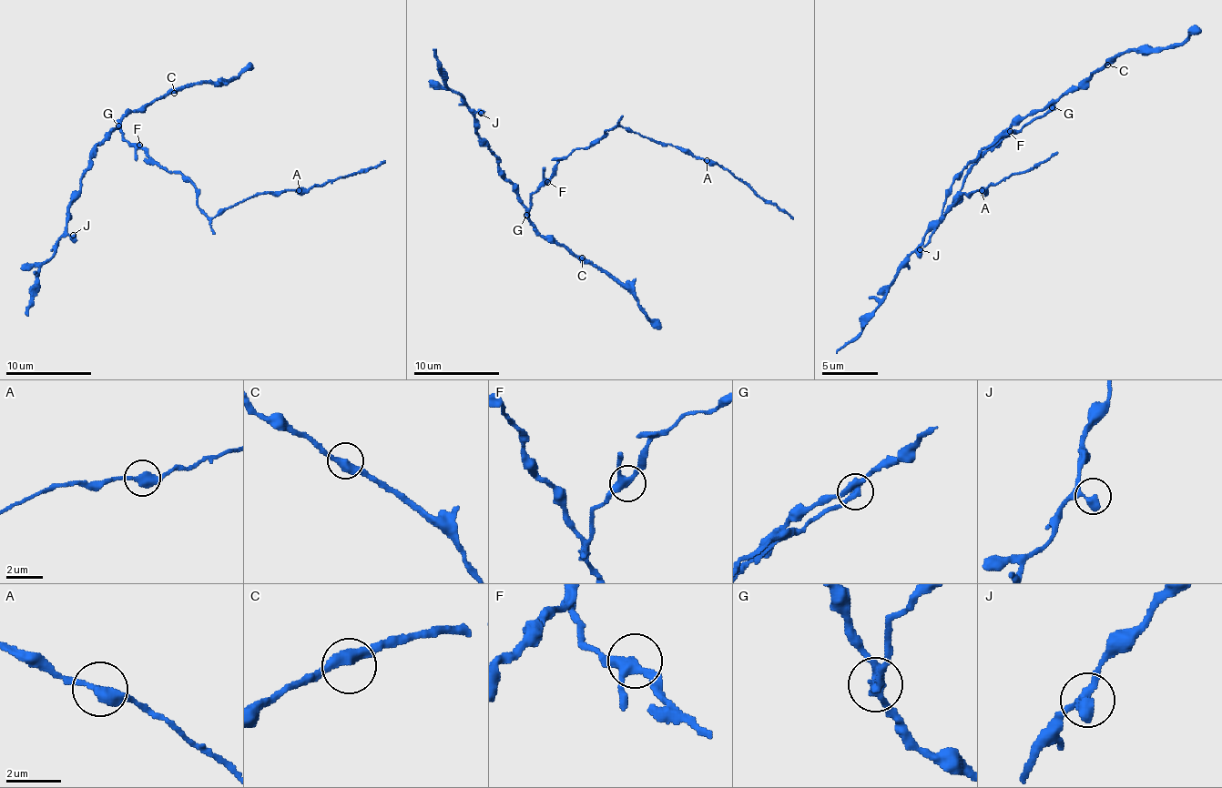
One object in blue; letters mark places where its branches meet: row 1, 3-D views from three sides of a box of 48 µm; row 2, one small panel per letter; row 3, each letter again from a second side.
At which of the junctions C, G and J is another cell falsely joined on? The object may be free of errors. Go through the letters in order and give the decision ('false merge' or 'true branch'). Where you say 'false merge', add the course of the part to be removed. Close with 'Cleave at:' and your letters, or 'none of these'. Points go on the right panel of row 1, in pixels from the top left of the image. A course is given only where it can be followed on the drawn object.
C: true branch
G: false merge; foreign part runs (1052, 106), (982, 151), (964, 167), (951, 185), (937, 227), (959, 196), (998, 185), (1046, 162), (1057, 151)
J: true branch
Cleave at: G

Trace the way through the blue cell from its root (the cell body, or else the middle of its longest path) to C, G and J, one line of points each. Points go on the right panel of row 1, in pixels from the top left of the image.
C: (995, 143), (1001, 137), (1015, 135), (1023, 126), (1040, 117), (1057, 101), (1074, 92), (1094, 73), (1107, 65)
G: (995, 143), (1001, 137), (1015, 135), (1052, 106)
J: (995, 143), (1015, 135), (1043, 112), (1021, 117), (979, 159), (964, 179), (959, 201), (925, 235), (920, 249)

